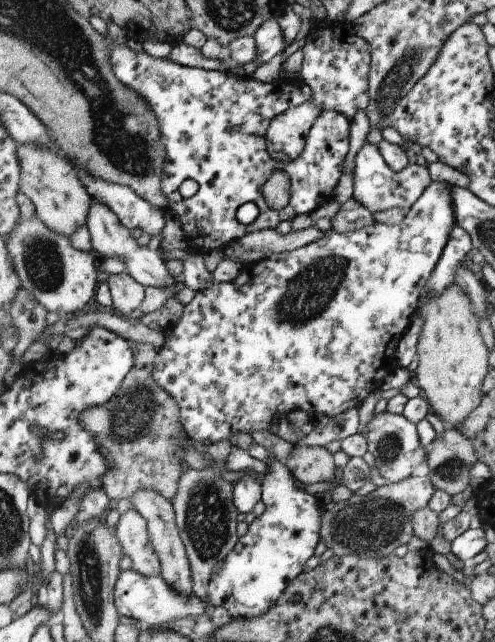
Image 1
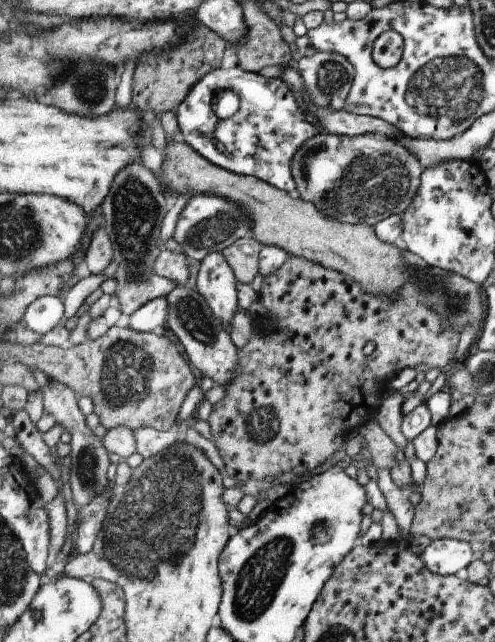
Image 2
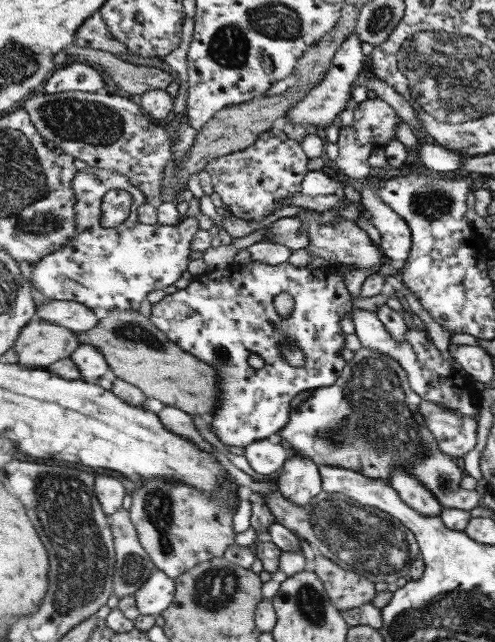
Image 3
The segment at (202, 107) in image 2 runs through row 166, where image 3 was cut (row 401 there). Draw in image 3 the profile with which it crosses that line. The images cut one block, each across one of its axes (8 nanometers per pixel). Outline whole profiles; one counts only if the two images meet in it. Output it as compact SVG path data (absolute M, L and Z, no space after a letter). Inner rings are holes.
M251 261L239 272L227 270L223 278L211 280L209 276L201 276L201 280L194 280L185 289L179 289L152 306L151 320L173 342L182 346L214 366L220 376L220 406L211 416L213 418L213 432L224 445L249 447L253 442L264 439L277 439L277 434L290 424L293 402L298 396L306 392L313 392L326 386L333 386L342 376L348 363L343 358L343 348L346 347L346 334L341 330L341 318L354 312L353 302L342 270L357 269L356 266L328 264L316 278L311 274L311 266L293 266L287 262L271 266L258 261ZM289 293L295 298L295 310L285 318L275 308L275 298L279 294ZM282 342L294 342L305 353L307 364L304 367L293 366L280 352ZM251 354L257 354L264 360L264 366L253 368L249 364Z

